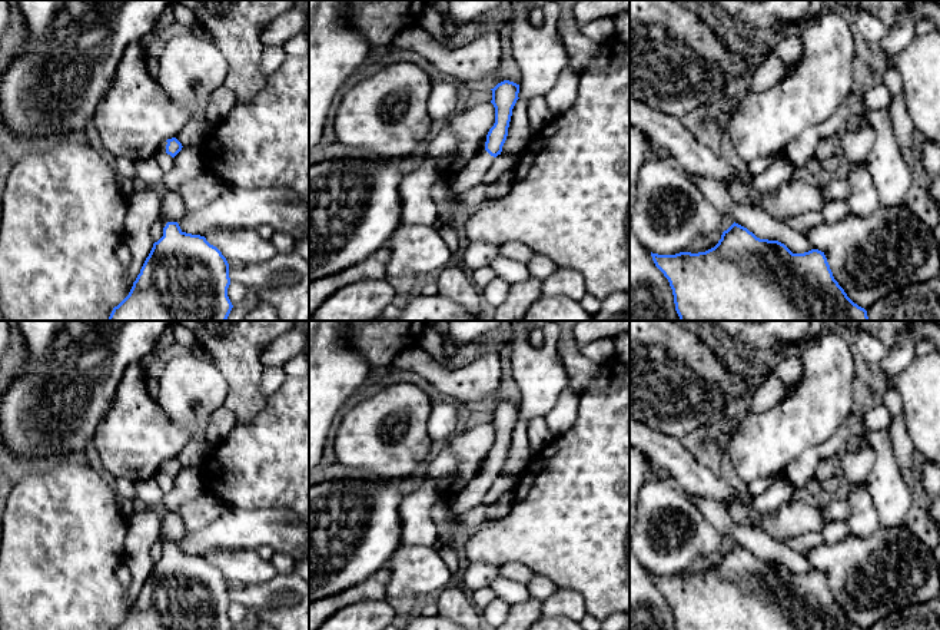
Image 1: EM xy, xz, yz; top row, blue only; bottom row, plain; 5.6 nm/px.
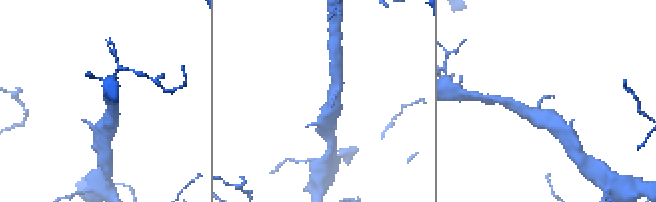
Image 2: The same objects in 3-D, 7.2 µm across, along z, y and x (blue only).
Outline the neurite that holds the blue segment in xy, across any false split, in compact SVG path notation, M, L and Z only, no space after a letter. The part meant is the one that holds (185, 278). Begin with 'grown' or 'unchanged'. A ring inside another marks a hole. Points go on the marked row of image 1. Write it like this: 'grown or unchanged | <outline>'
unchanged | M167 222L129 295L107 321L226 321L233 308L229 285L229 263L222 252L205 236L186 233L177 222Z

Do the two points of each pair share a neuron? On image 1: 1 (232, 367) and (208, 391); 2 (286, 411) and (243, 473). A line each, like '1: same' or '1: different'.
1: different
2: same

